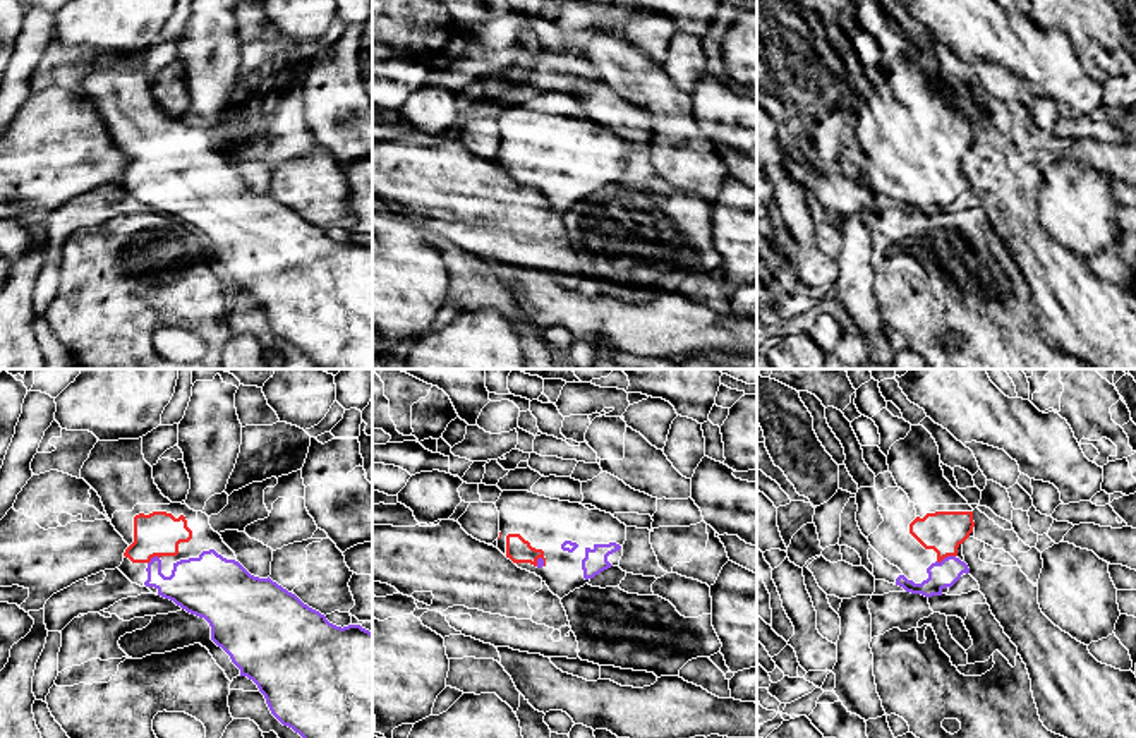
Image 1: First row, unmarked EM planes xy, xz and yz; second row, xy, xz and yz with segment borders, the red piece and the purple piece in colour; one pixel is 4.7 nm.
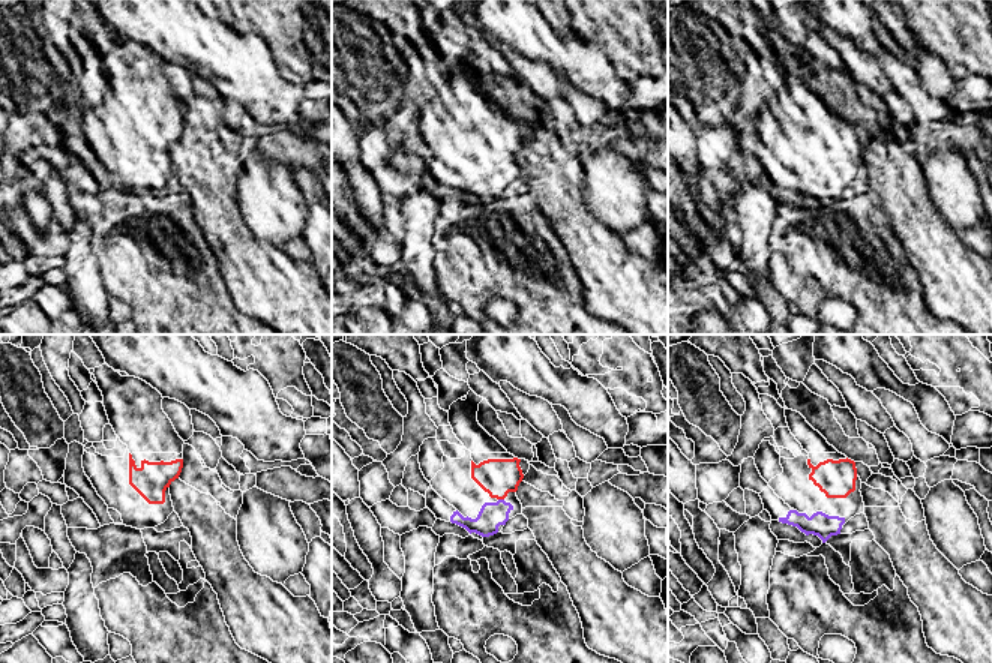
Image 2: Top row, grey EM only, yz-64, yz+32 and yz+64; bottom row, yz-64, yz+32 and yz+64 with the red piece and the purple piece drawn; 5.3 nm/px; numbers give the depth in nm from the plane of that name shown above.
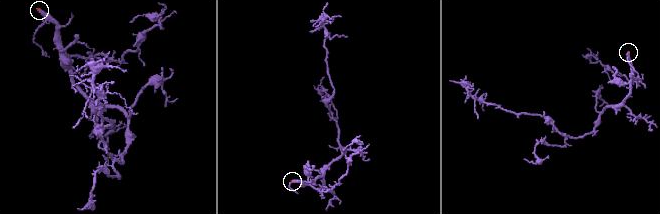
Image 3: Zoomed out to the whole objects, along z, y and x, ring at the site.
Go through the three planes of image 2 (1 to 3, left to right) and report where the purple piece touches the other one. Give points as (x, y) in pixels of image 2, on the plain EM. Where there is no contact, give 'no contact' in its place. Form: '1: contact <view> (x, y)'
1: no contact
2: contact yz+32 (502, 162)
3: no contact

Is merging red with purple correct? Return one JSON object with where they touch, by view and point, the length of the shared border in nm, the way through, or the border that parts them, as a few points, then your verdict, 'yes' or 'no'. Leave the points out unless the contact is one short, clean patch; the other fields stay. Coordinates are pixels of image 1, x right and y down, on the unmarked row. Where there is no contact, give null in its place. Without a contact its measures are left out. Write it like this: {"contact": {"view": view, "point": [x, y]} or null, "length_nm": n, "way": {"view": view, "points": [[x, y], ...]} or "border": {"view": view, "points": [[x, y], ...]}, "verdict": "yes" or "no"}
{"contact": {"view": "yz", "point": [946, 172]}, "length_nm": 90, "way": {"view": "yz", "points": [[942, 146], [946, 172], [948, 187]]}, "verdict": "yes"}

